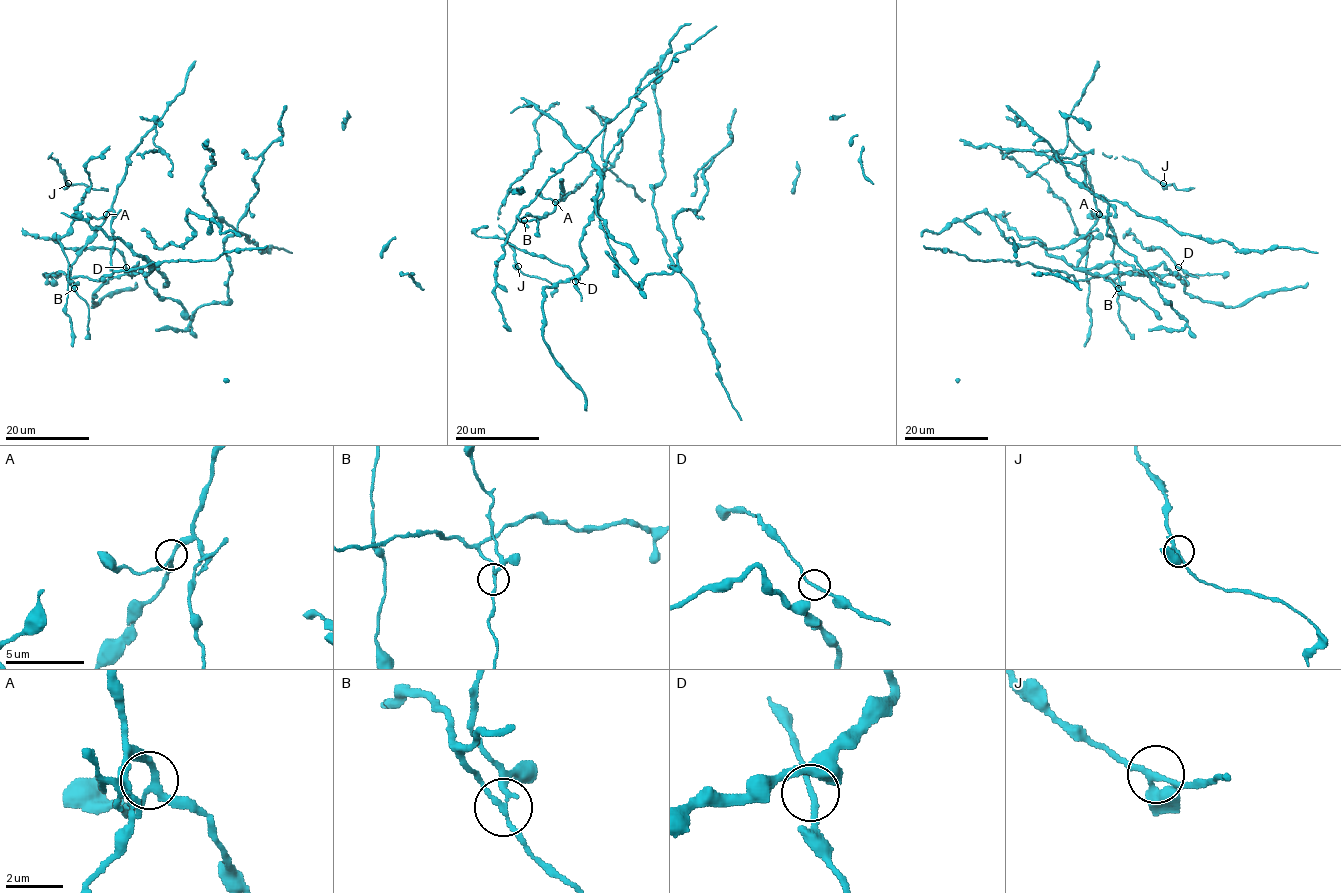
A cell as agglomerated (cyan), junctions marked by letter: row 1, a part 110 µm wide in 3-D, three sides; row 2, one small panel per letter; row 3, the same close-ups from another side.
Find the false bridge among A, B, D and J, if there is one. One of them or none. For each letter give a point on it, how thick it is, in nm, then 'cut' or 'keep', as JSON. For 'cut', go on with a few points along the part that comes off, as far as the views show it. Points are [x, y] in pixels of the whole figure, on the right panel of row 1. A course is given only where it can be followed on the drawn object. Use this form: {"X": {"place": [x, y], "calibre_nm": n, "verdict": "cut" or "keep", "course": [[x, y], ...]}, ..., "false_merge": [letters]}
{"A": {"place": [1099, 214], "calibre_nm": 200, "verdict": "keep"}, "B": {"place": [1118, 288], "calibre_nm": 140, "verdict": "cut", "course": [[1118, 288], [1105, 277], [1077, 281], [1064, 271], [1034, 267], [1027, 262], [969, 260], [964, 255], [923, 245]]}, "D": {"place": [1178, 267], "calibre_nm": 150, "verdict": "keep"}, "J": {"place": [1163, 183], "calibre_nm": 190, "verdict": "keep"}, "false_merge": ["B"]}

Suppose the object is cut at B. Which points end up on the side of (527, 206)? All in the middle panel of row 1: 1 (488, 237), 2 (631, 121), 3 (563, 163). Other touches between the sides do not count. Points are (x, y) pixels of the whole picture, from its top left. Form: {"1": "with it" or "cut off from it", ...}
{"1": "cut off from it", "2": "cut off from it", "3": "with it"}

